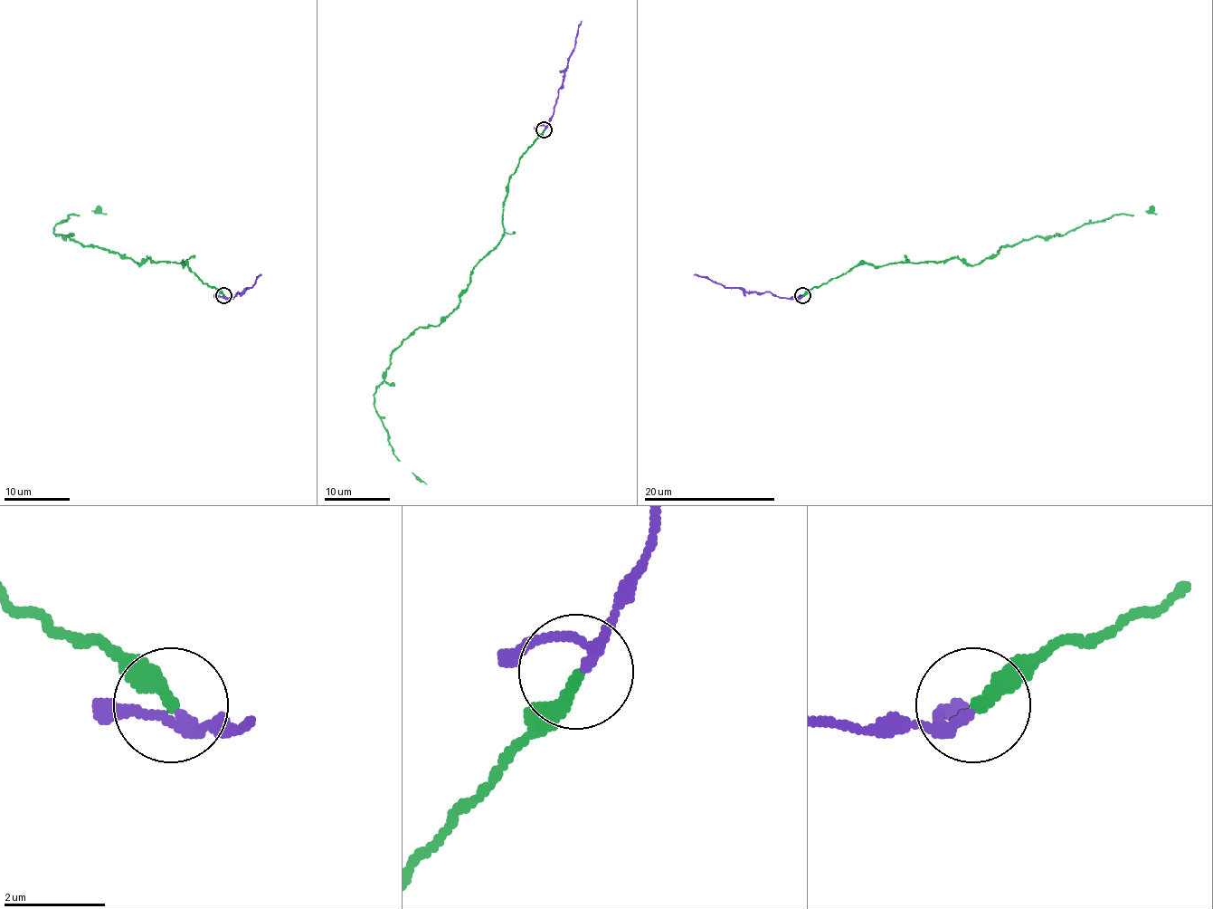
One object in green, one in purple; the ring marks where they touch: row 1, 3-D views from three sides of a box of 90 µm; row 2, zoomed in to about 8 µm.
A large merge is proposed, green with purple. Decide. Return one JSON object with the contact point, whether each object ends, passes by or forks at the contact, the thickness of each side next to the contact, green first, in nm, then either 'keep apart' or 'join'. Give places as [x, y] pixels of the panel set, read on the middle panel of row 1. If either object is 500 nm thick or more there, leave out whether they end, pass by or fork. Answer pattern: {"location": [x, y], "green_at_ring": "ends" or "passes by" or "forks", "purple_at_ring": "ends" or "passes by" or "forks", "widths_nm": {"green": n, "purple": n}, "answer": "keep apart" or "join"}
{"location": [544, 129], "green_at_ring": "ends", "purple_at_ring": "passes by", "widths_nm": {"green": 280, "purple": 160}, "answer": "join"}

